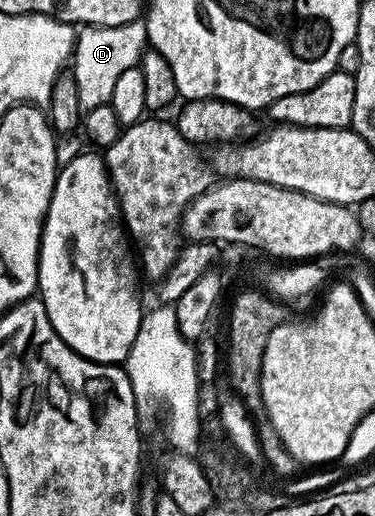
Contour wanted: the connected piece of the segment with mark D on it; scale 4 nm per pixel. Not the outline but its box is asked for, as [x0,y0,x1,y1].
[71,21,147,112]

